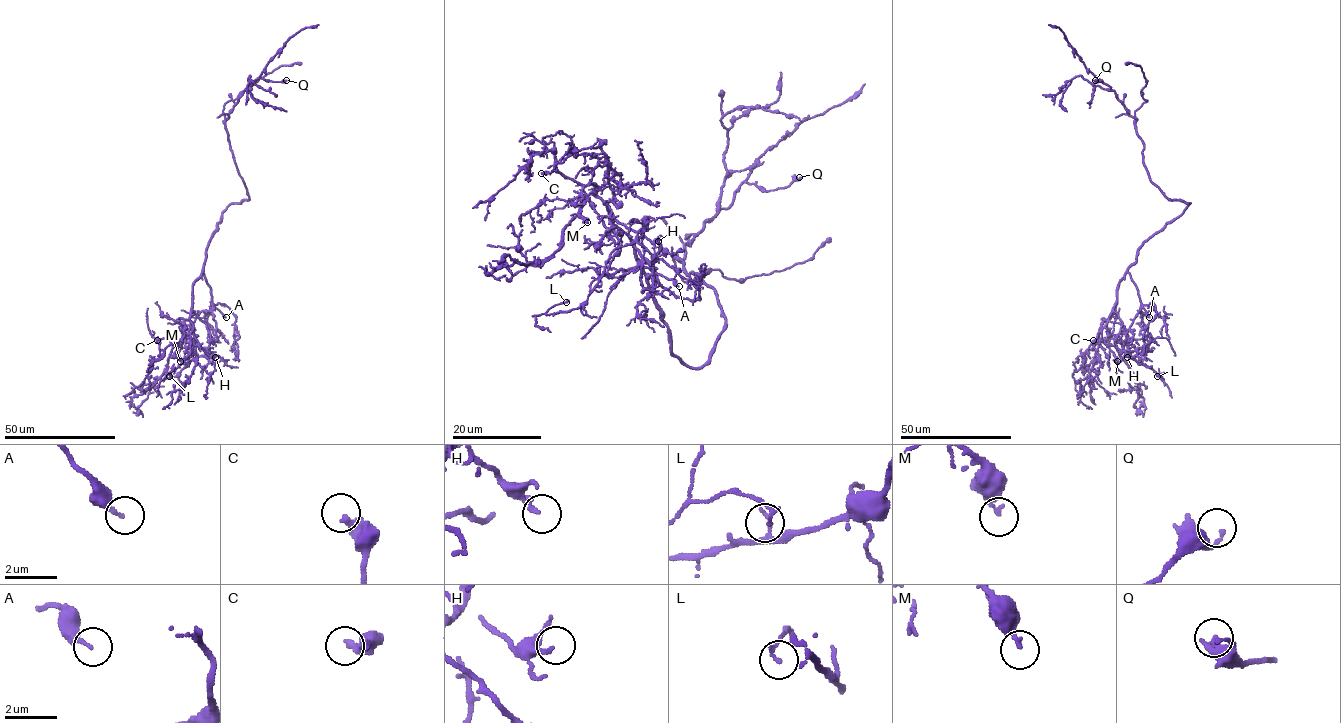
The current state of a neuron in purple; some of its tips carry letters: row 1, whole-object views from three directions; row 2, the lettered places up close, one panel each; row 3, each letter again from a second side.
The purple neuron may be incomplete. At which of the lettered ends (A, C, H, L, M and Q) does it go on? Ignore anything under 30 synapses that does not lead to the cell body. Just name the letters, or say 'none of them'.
none of them

